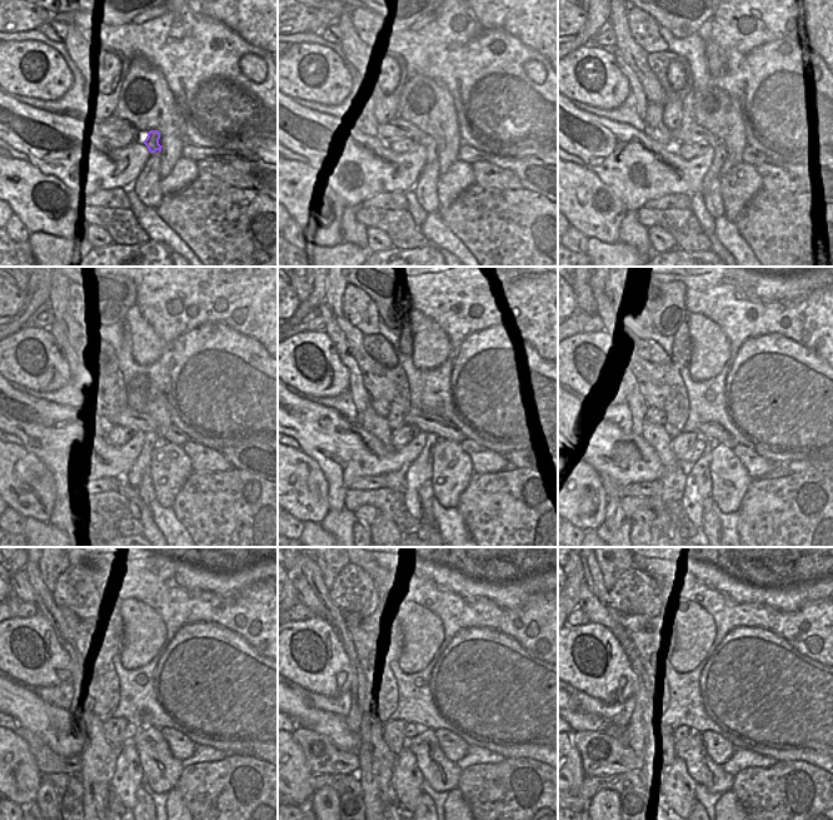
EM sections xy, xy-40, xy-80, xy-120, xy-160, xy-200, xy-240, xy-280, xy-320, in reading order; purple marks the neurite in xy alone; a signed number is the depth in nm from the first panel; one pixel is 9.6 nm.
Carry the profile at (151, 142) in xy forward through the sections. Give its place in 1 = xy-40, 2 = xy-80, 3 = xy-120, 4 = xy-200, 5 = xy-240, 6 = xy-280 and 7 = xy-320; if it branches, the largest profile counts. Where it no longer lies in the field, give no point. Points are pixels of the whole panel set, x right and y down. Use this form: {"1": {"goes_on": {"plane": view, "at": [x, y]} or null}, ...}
{"1": {"goes_on": {"plane": "xy-40", "at": [434, 147]}}, "2": {"goes_on": {"plane": "xy-80", "at": [719, 153]}}, "3": {"goes_on": {"plane": "xy-120", "at": [141, 466]}}, "4": {"goes_on": {"plane": "xy-200", "at": [698, 486]}}, "5": {"goes_on": {"plane": "xy-240", "at": [128, 776]}}, "6": {"goes_on": {"plane": "xy-280", "at": [405, 785]}}, "7": {"goes_on": {"plane": "xy-320", "at": [681, 786]}}}

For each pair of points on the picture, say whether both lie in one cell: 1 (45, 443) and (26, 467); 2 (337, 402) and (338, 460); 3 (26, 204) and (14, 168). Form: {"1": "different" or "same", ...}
{"1": "different", "2": "different", "3": "same"}

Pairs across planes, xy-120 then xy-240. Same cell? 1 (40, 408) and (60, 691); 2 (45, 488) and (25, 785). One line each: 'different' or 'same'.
1: different
2: same

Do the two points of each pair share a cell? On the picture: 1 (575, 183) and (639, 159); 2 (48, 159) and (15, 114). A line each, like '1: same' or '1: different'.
1: different
2: same

